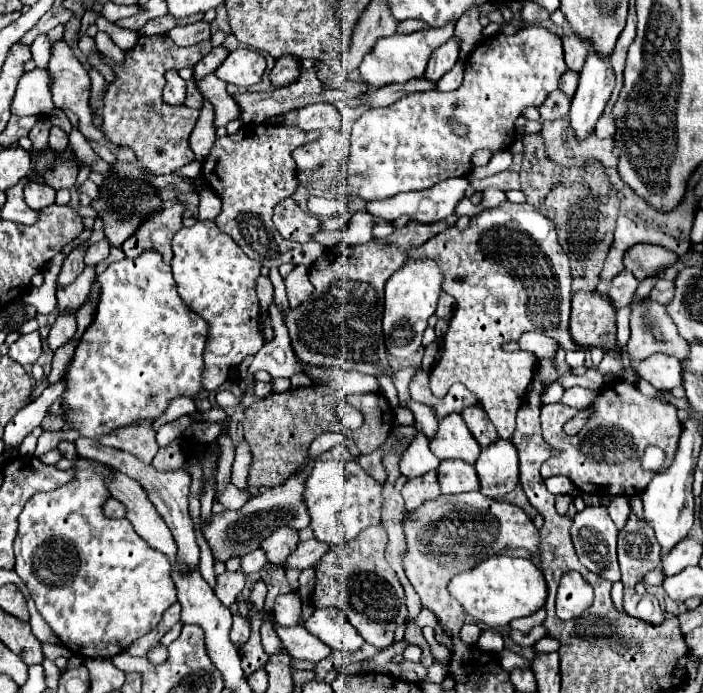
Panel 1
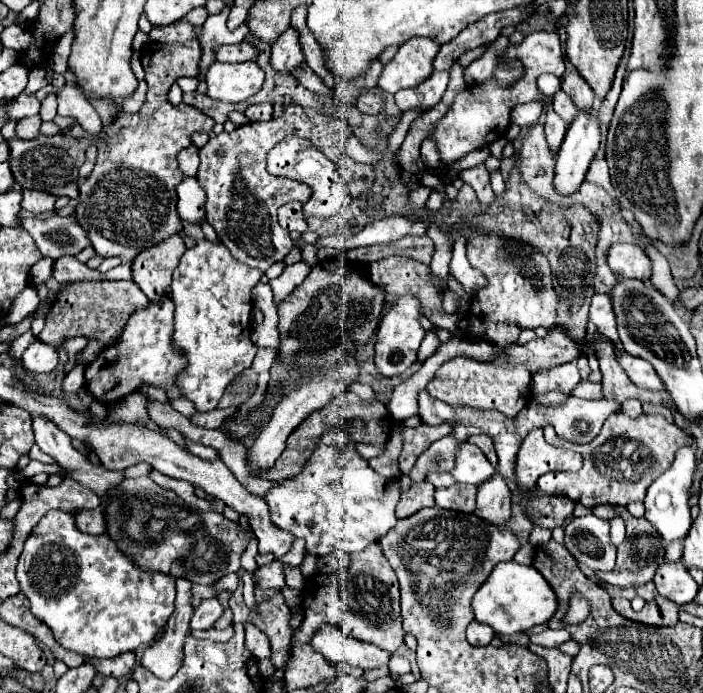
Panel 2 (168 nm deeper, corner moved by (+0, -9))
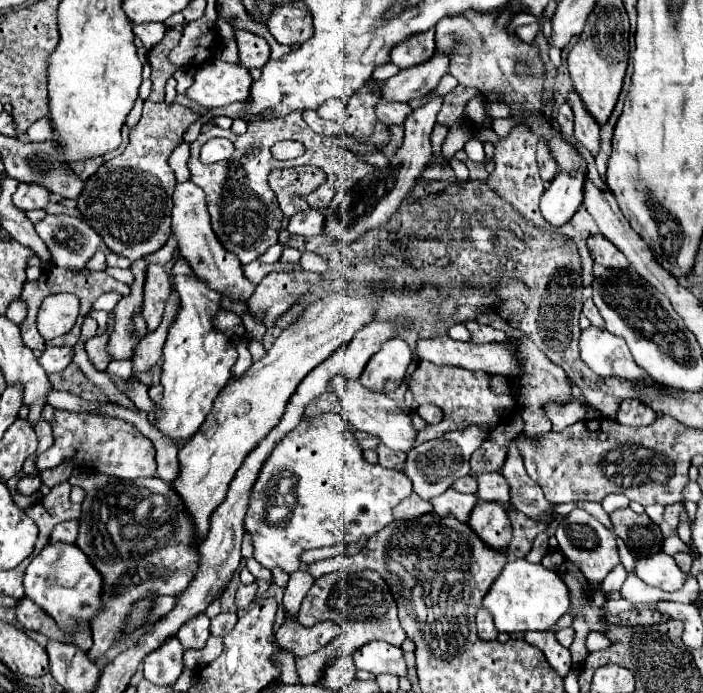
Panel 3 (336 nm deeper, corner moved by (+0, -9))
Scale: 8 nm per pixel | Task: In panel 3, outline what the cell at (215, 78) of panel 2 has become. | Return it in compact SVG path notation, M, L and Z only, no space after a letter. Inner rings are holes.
M207 59L195 69L195 83L187 89L187 97L201 107L219 109L233 101L245 101L251 83L249 69L241 63Z

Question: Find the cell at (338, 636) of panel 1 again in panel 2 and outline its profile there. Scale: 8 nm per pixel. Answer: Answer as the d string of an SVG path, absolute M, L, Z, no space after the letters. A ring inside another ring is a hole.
M325 625L321 627L321 631L313 637L311 645L329 661L333 663L349 663L349 665L357 665L361 669L375 669L375 667L383 667L389 663L391 653L383 651L377 645L365 643L365 641L357 641L353 637L347 637L343 631L339 631L333 625Z

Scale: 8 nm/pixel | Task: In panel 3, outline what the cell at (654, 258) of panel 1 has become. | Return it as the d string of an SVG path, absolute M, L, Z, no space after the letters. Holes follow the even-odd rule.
M591 235L587 245L589 245L591 257L595 259L595 263L599 263L607 269L627 269L629 267L627 257L603 235Z

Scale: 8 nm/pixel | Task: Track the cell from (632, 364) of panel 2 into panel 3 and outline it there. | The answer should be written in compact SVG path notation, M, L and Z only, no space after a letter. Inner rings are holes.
M589 327L581 333L581 359L599 377L619 377L627 381L645 381L645 371L637 367L623 339L609 335L607 329Z

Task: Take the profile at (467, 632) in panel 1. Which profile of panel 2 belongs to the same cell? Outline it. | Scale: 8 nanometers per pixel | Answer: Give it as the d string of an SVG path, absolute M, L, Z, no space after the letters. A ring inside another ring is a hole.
M471 621L469 627L467 627L467 641L471 645L477 645L477 647L479 645L489 645L491 639L493 639L493 635L495 635L495 631L489 625L485 625L485 623Z

